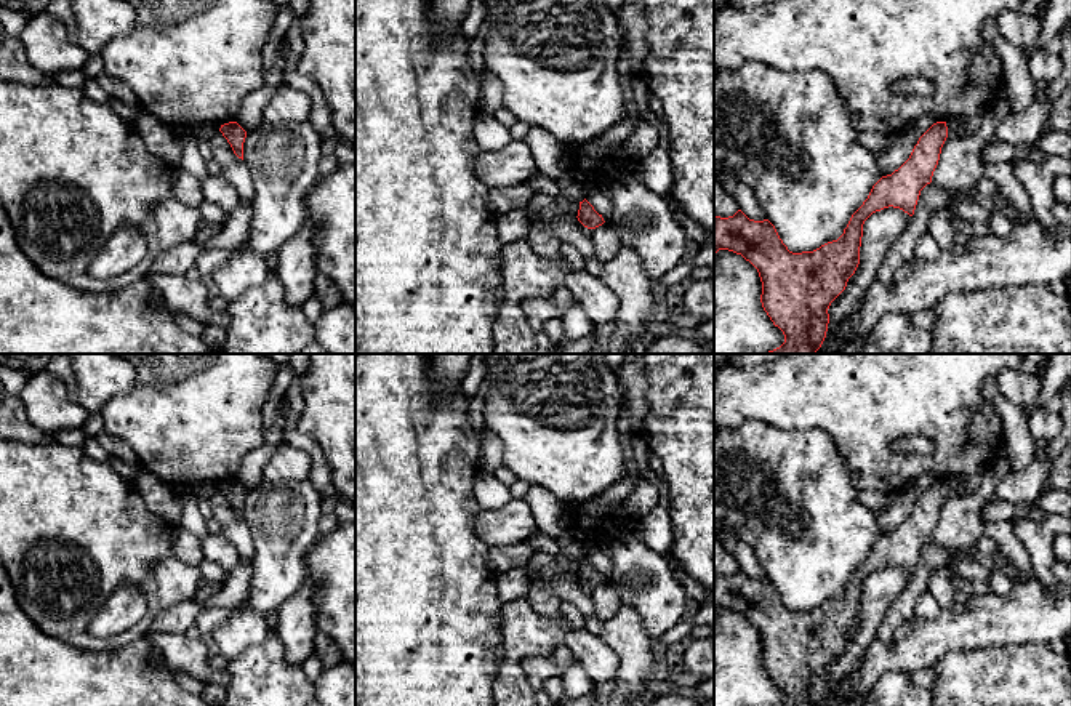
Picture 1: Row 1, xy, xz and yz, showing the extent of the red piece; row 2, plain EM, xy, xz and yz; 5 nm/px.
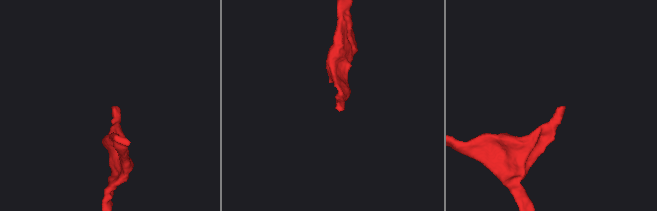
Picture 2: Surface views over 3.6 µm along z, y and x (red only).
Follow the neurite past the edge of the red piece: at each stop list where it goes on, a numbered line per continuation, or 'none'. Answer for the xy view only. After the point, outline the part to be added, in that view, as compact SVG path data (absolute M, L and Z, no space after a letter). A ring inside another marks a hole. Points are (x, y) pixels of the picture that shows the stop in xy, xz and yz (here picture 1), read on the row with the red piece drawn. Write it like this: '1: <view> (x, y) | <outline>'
none

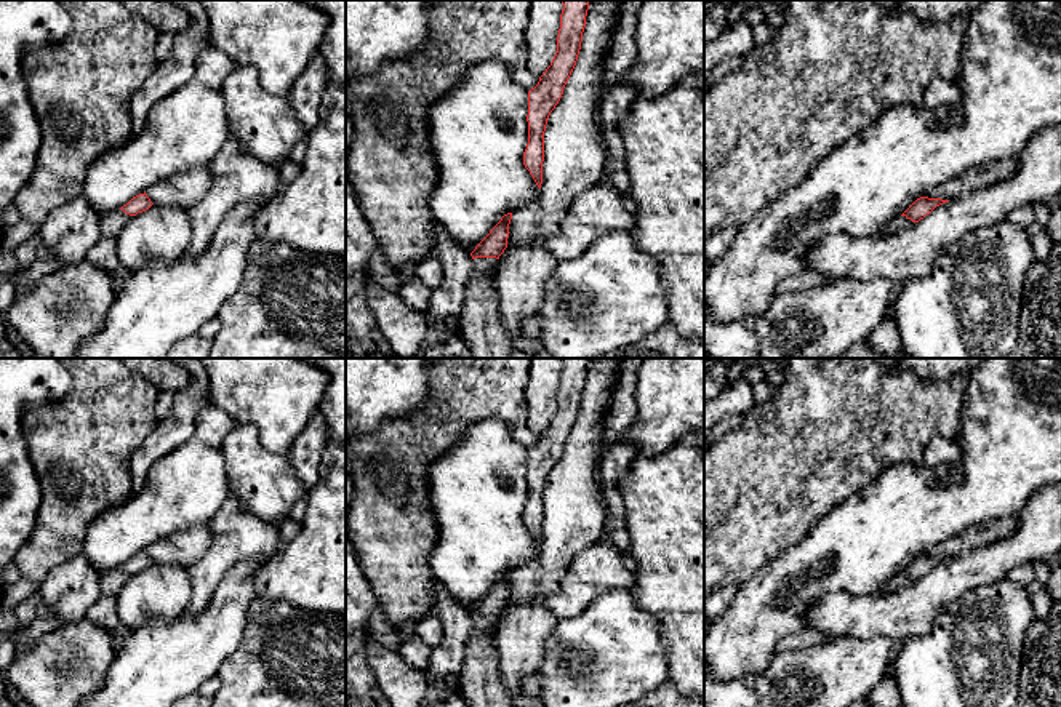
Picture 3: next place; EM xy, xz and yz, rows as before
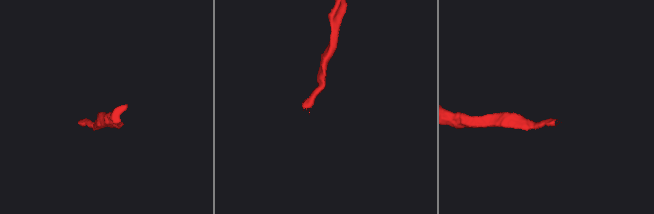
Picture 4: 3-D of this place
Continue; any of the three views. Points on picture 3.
1: xz (480, 325) | M475 258L456 326L475 358L510 358L491 270L496 258Z

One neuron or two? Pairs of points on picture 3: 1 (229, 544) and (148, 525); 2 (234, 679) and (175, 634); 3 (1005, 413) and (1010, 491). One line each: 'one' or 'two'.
1: two
2: two
3: one

